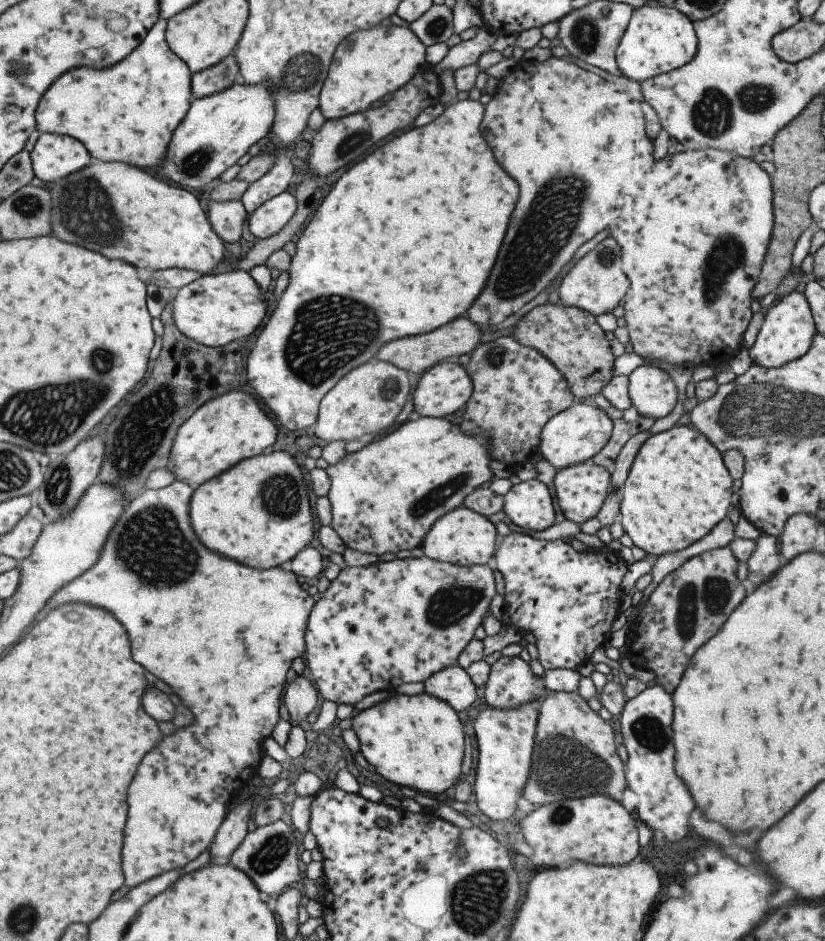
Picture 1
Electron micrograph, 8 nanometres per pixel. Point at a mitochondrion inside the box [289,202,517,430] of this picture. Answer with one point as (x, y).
(390, 386)

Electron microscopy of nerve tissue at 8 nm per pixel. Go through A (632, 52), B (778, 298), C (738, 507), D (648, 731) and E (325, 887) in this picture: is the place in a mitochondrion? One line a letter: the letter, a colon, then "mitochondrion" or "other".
A: other
B: other
C: other
D: mitochondrion
E: other

